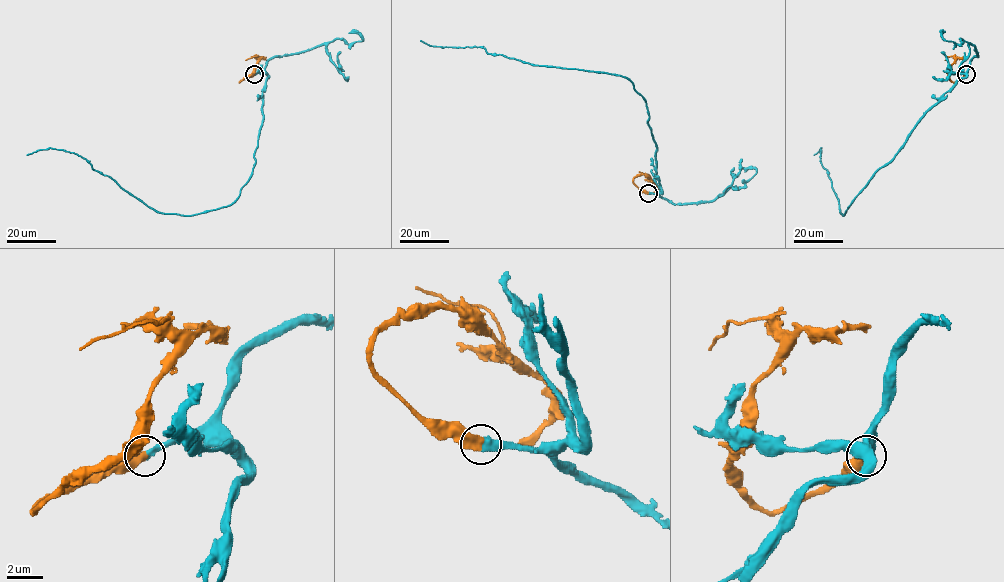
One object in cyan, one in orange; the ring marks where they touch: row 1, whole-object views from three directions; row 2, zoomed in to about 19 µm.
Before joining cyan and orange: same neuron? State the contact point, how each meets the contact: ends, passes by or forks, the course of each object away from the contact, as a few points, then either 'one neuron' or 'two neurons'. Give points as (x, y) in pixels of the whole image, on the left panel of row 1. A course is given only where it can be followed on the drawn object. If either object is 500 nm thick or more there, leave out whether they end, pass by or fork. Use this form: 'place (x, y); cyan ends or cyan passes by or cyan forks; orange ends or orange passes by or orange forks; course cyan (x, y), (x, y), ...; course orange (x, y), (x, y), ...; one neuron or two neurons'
place (254, 74); course cyan (254, 75), (268, 76), (263, 121), (251, 176), (231, 204), (157, 212), (76, 154), (27, 155); course orange (254, 75), (239, 82), (251, 73), (258, 58), (257, 56), (245, 60); one neuron

